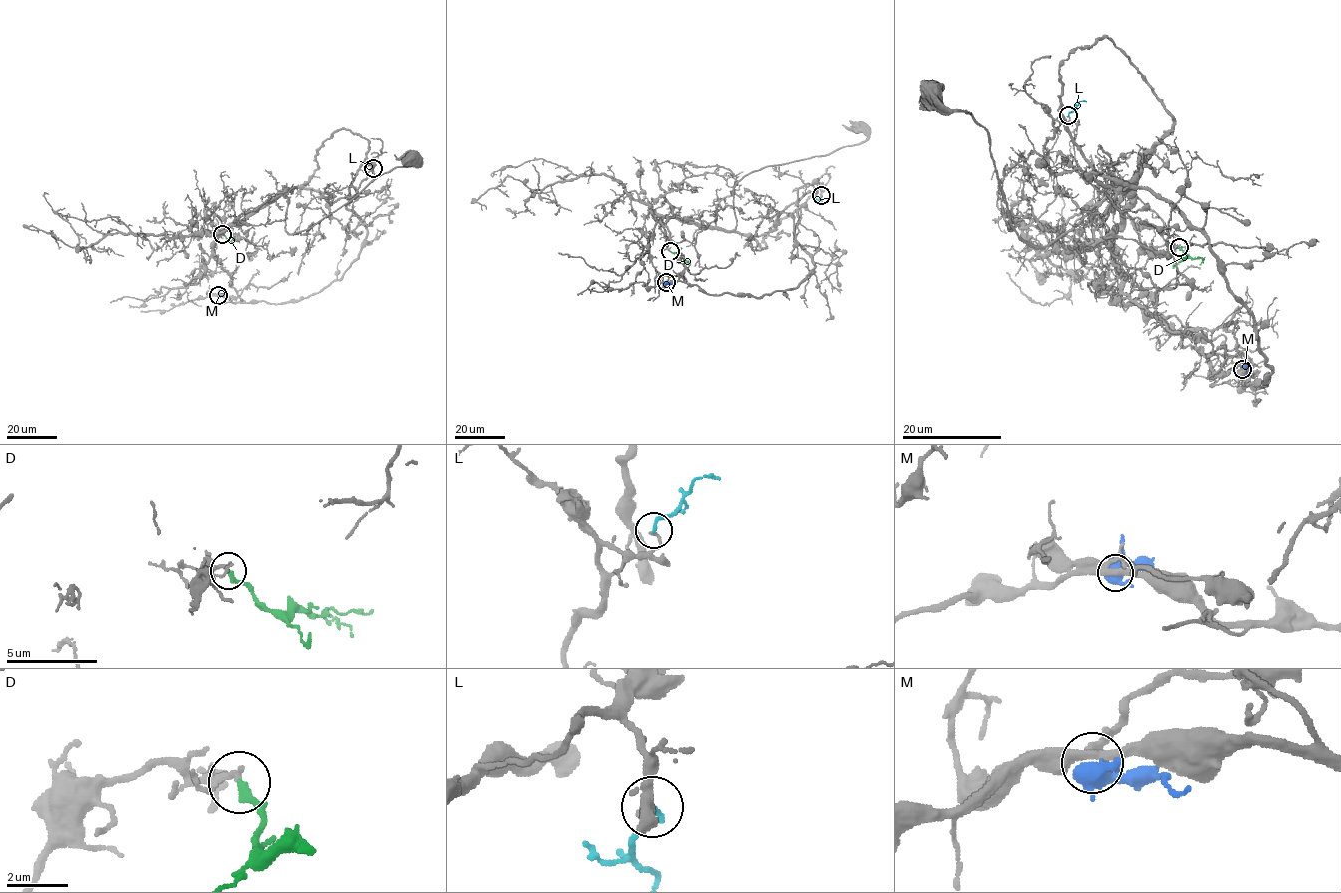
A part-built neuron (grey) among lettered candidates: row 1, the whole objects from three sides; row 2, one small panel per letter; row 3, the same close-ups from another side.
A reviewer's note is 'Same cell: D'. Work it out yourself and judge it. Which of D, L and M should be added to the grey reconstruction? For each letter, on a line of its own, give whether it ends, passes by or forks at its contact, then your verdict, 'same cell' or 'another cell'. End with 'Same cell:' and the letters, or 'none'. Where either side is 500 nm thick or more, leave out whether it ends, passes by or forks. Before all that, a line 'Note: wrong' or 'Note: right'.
Note: right
D: it ends there; same cell
L: it ends there; another cell
M: it forks there; another cell
Same cell: D

